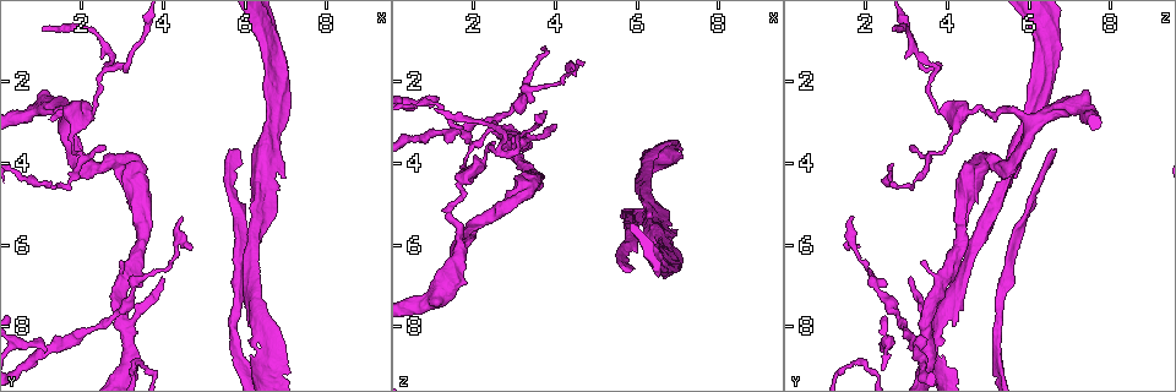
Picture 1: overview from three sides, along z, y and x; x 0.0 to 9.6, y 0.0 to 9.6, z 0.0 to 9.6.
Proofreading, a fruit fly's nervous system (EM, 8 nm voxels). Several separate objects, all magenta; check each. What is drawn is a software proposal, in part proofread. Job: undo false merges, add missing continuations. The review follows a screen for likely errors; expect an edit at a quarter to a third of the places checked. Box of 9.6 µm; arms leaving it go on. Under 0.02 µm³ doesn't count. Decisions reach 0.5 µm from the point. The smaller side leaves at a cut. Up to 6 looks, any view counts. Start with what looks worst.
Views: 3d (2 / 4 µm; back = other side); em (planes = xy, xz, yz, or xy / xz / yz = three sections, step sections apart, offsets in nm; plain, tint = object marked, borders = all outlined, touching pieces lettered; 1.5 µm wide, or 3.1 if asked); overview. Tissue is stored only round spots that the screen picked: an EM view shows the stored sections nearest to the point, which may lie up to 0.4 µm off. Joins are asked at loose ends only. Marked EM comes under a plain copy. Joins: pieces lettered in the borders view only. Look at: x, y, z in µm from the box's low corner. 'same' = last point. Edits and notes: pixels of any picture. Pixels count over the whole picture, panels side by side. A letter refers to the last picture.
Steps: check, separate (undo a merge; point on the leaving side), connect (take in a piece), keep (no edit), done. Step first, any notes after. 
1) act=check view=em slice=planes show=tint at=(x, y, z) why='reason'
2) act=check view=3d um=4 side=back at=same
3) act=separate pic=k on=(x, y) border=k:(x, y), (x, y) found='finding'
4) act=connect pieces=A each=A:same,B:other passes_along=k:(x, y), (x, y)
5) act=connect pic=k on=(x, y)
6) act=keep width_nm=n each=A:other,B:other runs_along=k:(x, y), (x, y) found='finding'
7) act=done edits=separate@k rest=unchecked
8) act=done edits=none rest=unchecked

act=check view=em slice=planes show=borders at=(5.80, 3.70, 6.65) why='long arm stops here'

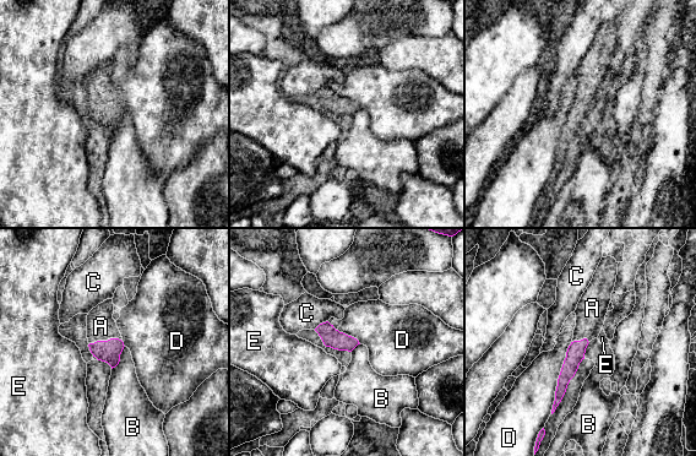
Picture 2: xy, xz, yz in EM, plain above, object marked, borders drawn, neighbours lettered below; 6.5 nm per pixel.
act=connect pieces=A each=A:same,B:other,C:other,D:other,E:other passes_along=2:(109, 351), (105, 341), (101, 326) found='the neuron continues'

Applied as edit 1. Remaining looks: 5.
act=check view=3d um=4 at=(6.40, 2.10, 6.05) why='branch stops here'

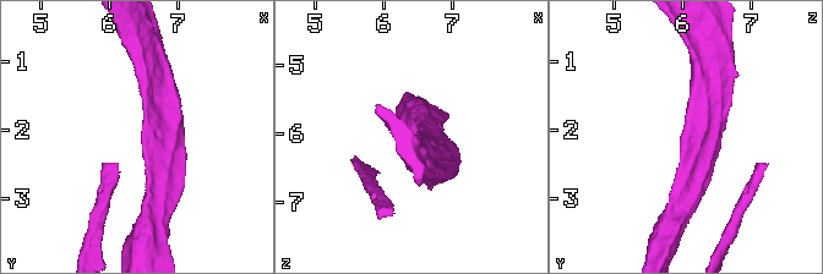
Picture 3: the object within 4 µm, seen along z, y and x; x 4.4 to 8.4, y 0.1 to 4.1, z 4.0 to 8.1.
act=check view=em slice=planes show=tint at=(6.50, 2.05, 6.00) why='now the EM'

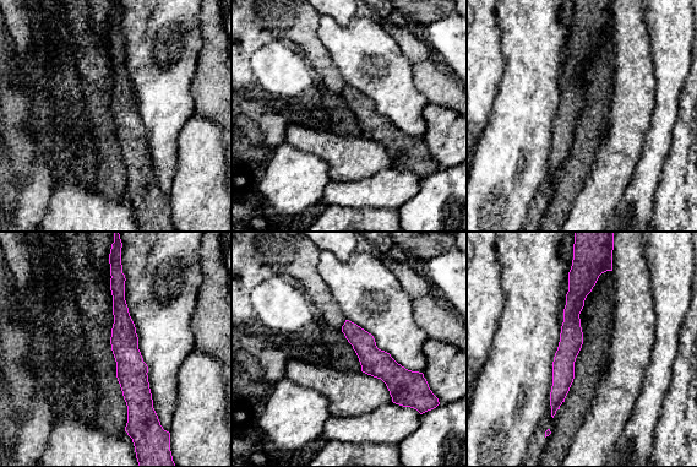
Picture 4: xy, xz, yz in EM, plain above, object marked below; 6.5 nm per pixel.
act=check view=em slice=planes show=borders at=same why='what lies round it'

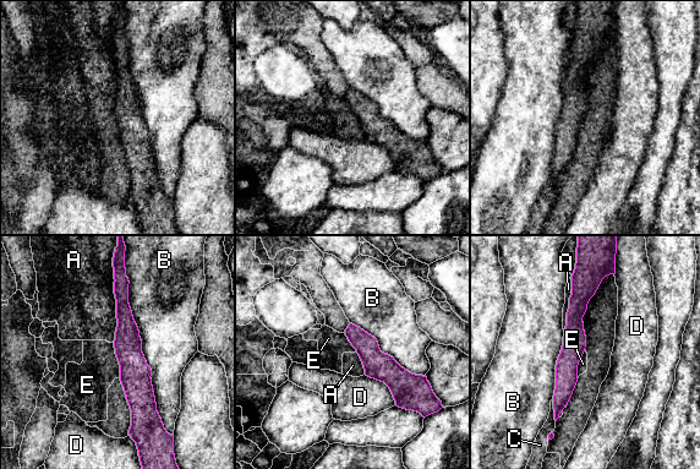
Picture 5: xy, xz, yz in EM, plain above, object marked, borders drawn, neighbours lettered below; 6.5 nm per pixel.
act=keep width_nm=150 each=A:other,B:other,C:other,D:other,E:other border=5:(125, 270), (129, 306), (163, 423) found='none of them fits'

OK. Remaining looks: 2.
act=check view=em um=3.1 slice=planes show=borders at=(2.55, 3.70, 3.05) why='free end'

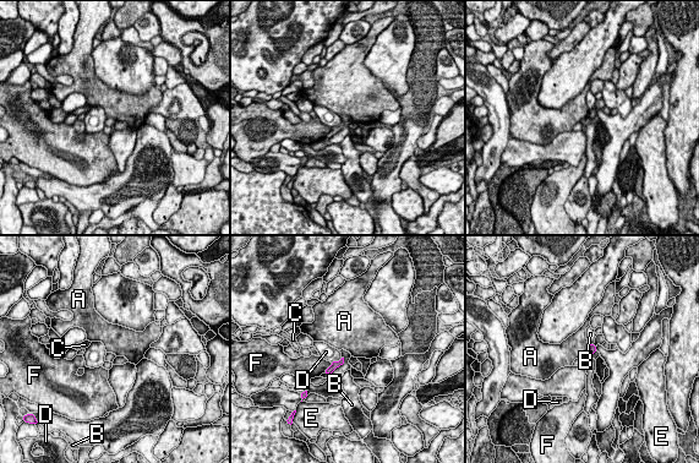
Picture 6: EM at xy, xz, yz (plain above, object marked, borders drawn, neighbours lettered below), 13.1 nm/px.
act=keep width_nm=70 each=A:other,B:other,C:other,D:other,E:other,F:other runs_along=6:(342, 360), (327, 371) found='none of them fits'

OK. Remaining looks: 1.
act=done edits=connect@2 rest=unchecked

